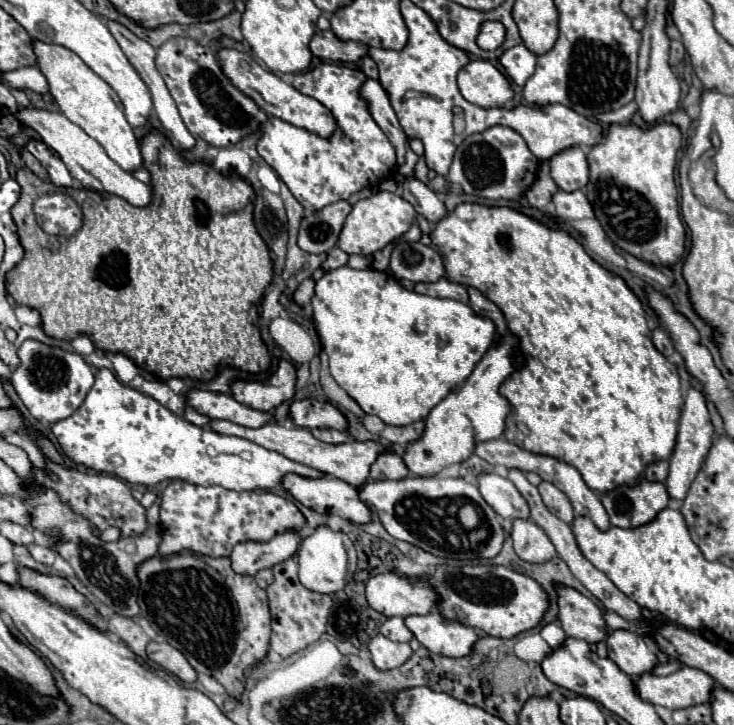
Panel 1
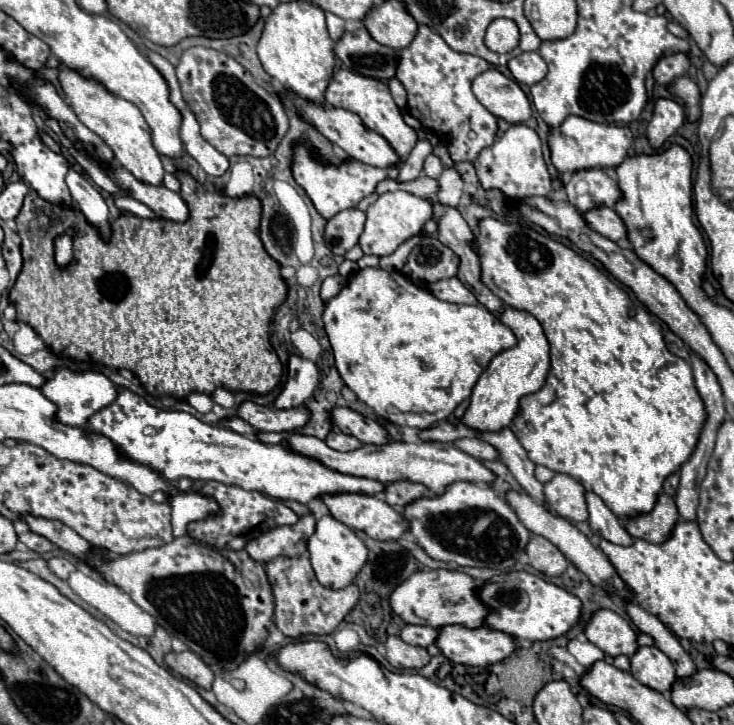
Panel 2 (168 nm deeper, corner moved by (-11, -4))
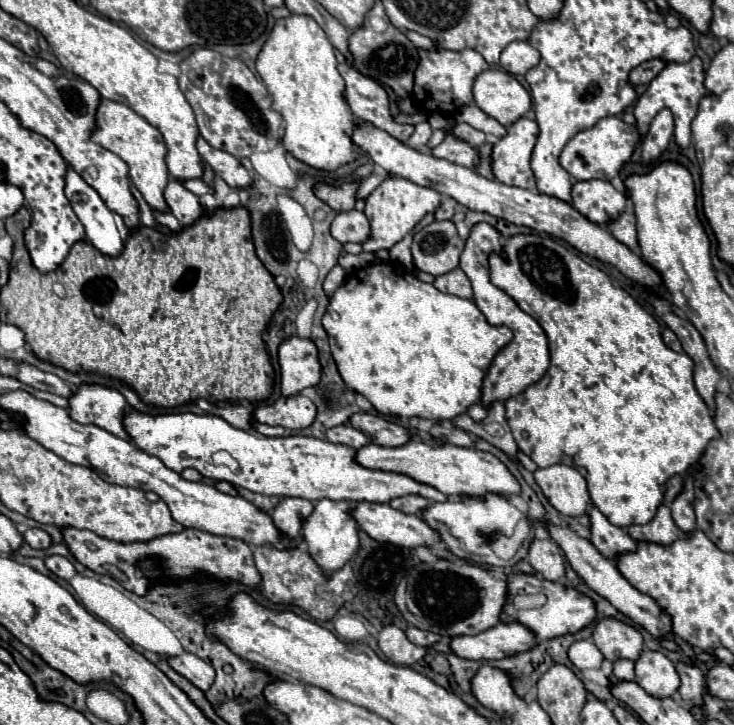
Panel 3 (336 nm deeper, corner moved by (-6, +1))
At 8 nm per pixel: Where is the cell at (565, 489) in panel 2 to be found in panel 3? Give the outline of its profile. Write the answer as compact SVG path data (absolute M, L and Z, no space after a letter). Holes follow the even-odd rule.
M550 465L536 469L534 479L550 505L566 517L584 515L590 503L586 479L568 465Z

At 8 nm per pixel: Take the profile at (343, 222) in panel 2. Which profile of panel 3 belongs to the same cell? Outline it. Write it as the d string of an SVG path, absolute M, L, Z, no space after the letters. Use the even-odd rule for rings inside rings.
M342 211L334 217L330 225L330 233L336 241L344 243L362 243L370 235L370 223L362 211Z

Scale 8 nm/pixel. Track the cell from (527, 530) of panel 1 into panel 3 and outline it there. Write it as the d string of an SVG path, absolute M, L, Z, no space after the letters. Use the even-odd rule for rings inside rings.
M534 539L528 549L528 561L548 581L558 581L564 577L564 557L552 539Z

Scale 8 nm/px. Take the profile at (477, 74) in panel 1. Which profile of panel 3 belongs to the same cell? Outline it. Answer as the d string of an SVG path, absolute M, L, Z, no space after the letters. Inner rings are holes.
M488 69L480 73L474 81L472 93L474 103L504 127L524 117L532 105L528 91L502 69Z

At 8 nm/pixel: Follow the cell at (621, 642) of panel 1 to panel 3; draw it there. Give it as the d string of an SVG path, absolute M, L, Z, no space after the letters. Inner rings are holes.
M642 651L634 665L636 665L634 681L652 697L658 699L672 697L672 693L680 685L674 663L660 651Z

